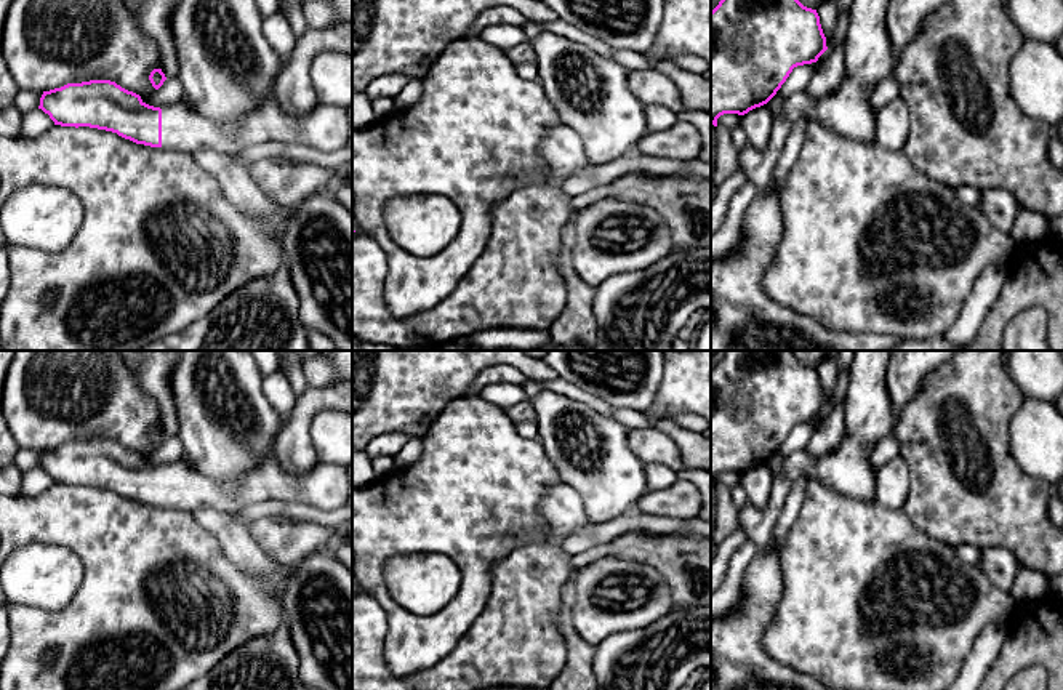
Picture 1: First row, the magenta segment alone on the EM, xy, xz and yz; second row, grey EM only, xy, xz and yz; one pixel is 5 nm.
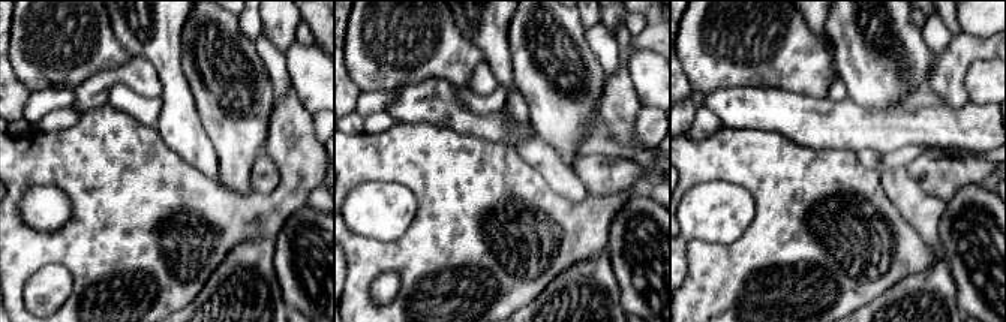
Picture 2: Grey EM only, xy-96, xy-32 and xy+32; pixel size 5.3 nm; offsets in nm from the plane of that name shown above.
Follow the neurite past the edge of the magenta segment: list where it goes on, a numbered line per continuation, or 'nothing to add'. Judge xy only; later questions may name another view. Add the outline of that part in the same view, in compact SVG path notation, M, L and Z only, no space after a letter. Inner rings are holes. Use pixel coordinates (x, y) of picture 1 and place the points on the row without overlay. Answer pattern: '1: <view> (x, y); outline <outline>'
1: xy (184, 487); outline M275 451L264 455L258 467L234 491L221 488L183 455L162 467L162 507L192 512L197 507L234 514L266 499L303 503L323 511L346 506L349 475L344 466L317 463L306 474L287 472Z

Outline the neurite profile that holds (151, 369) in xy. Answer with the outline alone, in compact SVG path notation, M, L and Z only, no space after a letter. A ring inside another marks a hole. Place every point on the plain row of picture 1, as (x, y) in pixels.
M117 351L139 387L155 400L160 410L162 431L166 437L178 435L174 395L170 387L170 371L178 351Z

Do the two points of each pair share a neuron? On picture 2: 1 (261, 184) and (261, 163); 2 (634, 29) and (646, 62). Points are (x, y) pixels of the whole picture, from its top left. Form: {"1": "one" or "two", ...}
{"1": "one", "2": "two"}

